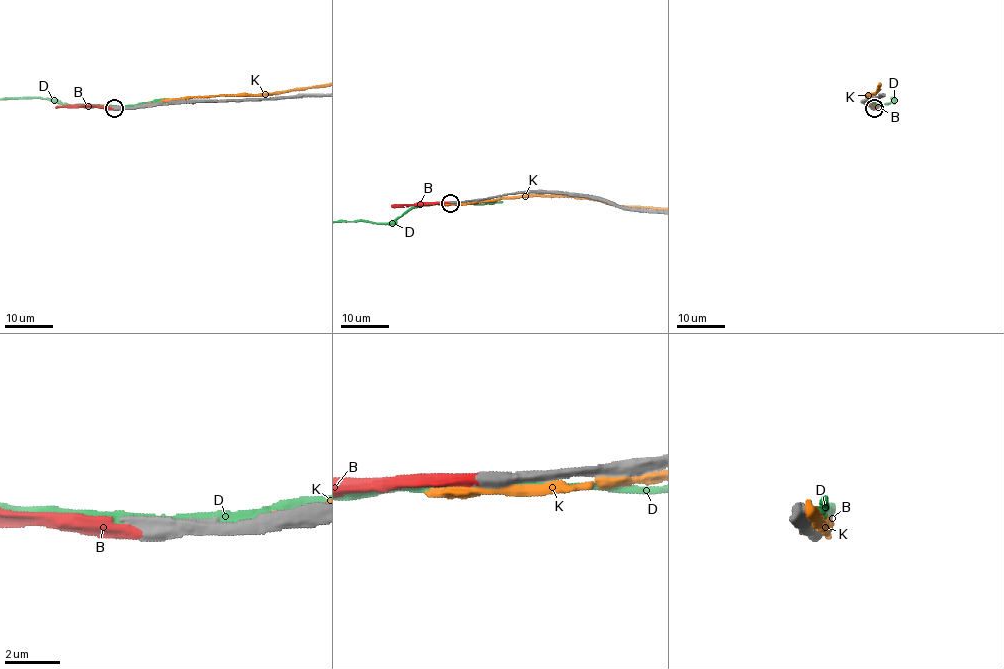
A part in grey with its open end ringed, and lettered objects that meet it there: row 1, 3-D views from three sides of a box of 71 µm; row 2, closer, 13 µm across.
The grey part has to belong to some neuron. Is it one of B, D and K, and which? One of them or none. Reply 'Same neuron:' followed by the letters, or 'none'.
Same neuron: B

